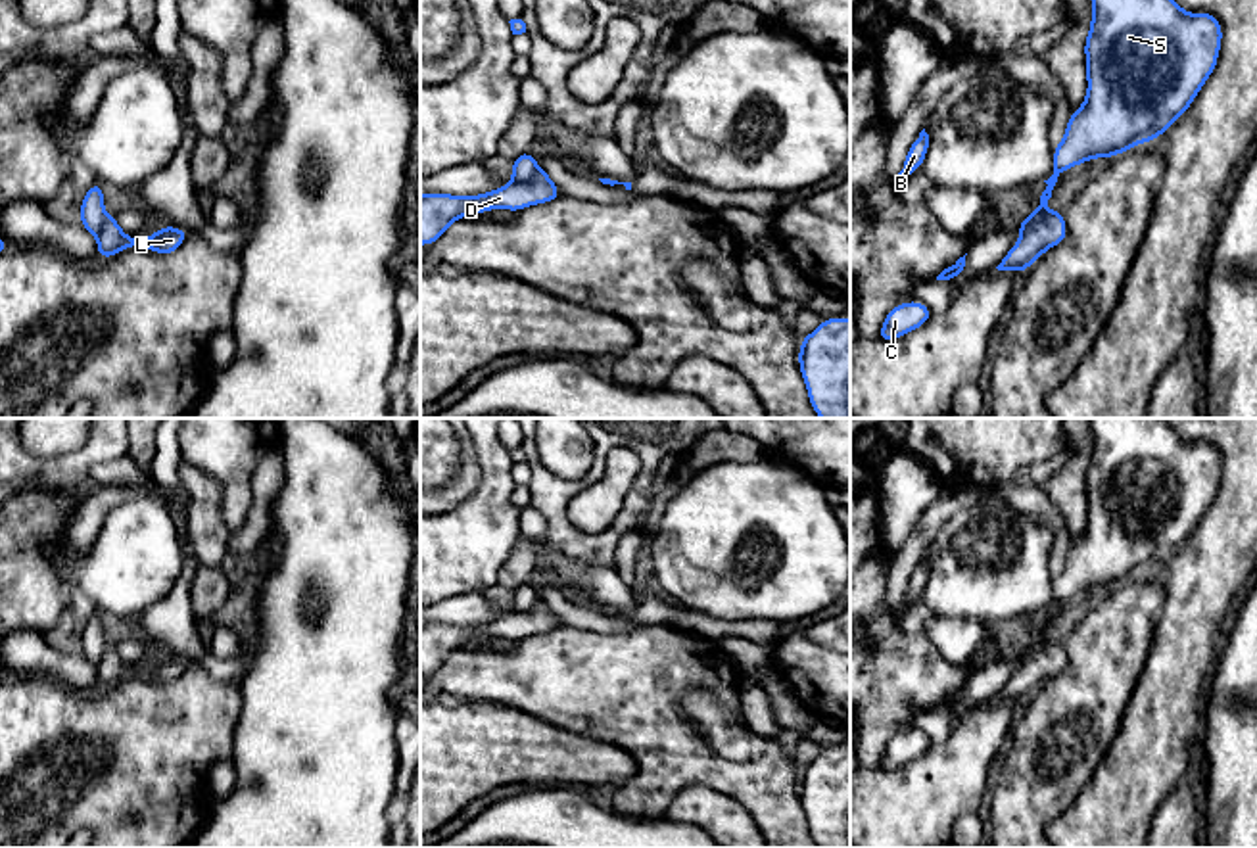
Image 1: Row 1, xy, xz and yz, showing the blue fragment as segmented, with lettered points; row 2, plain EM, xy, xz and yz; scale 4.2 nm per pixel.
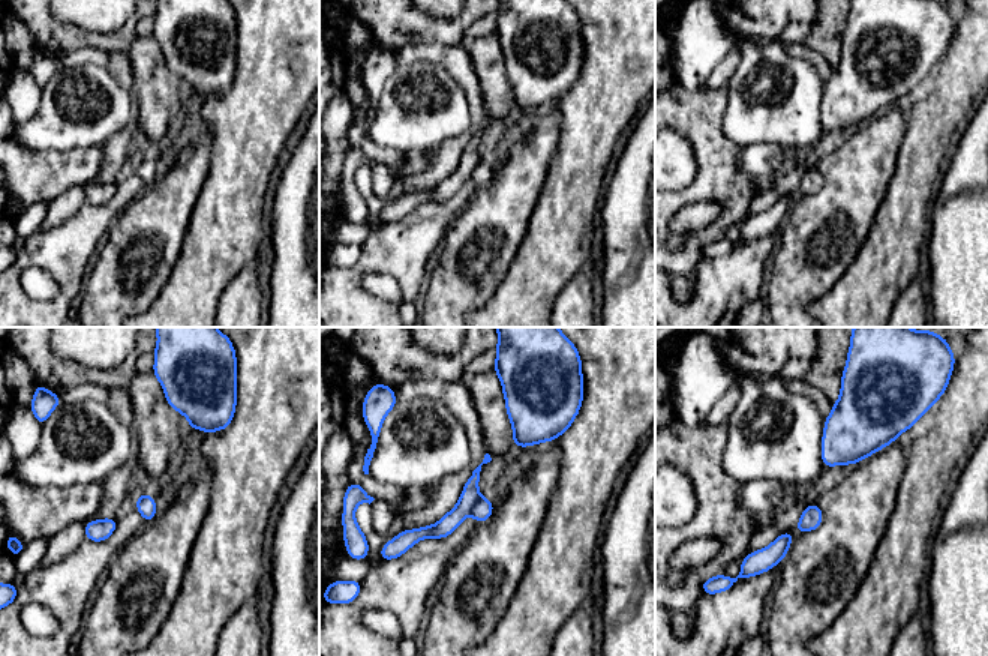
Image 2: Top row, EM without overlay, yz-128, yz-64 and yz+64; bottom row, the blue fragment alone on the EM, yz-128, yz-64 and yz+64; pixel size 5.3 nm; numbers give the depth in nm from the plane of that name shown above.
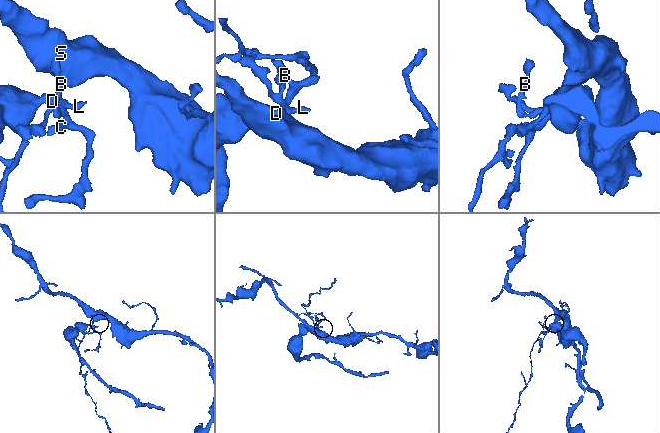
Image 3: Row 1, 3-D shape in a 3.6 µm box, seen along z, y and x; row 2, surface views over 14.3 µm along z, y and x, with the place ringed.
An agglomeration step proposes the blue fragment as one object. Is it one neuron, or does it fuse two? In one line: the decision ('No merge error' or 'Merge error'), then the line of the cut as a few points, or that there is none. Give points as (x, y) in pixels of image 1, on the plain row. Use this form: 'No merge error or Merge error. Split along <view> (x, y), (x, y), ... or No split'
Merge error. Split along yz (1048, 641), (1021, 668)

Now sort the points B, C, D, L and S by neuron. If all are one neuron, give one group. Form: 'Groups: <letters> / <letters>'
Groups: B S / C D L

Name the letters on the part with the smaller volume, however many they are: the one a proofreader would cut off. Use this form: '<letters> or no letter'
C, D, L

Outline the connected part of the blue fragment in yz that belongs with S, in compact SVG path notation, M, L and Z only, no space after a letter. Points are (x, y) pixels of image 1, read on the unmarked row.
M1090 418L1090 428L1092 455L1084 474L1088 524L1054 579L1054 604L1044 610L1040 637L1015 656L1021 668L1048 643L1046 633L1063 601L1155 570L1192 535L1219 489L1219 449L1205 441L1186 443L1165 418Z

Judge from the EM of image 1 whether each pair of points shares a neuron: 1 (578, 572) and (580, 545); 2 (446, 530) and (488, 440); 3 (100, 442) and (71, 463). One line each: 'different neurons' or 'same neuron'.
1: different neurons
2: same neuron
3: same neuron

